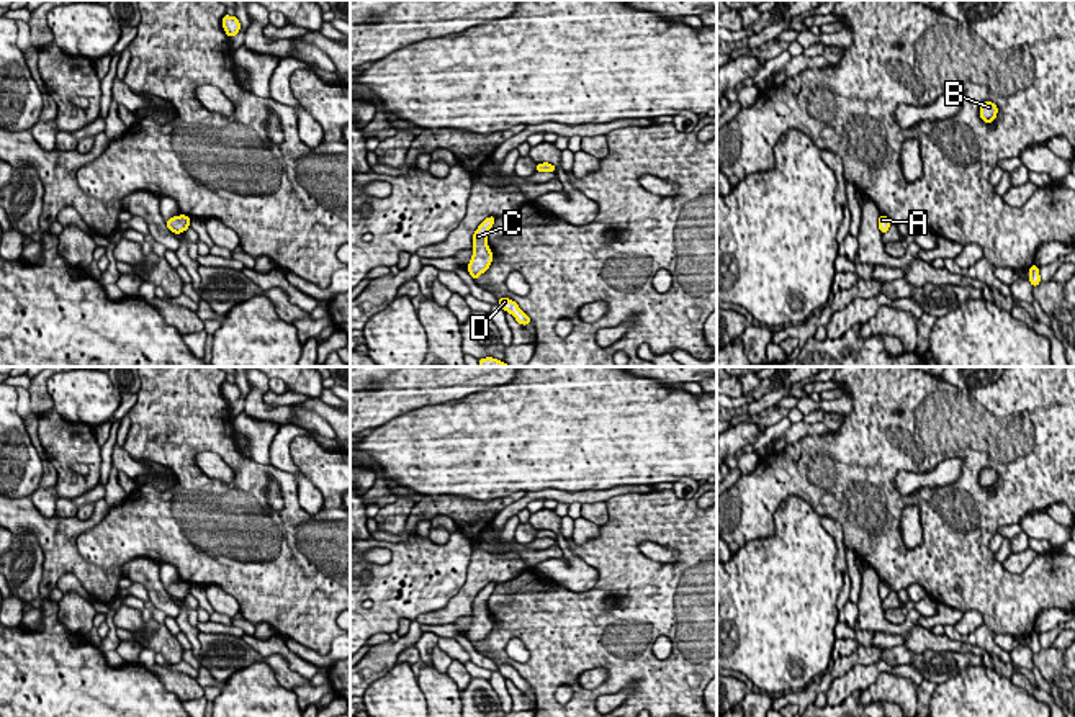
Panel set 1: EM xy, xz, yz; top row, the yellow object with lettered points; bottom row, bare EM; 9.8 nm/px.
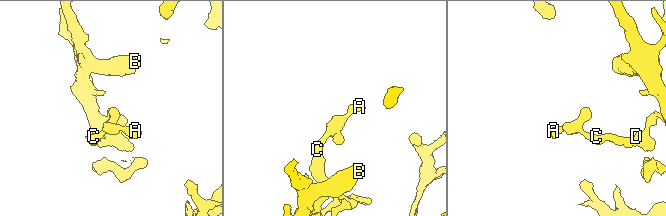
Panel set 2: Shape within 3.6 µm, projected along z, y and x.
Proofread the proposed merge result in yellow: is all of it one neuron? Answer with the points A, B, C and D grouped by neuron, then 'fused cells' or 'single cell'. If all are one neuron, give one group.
A B C D; single cell

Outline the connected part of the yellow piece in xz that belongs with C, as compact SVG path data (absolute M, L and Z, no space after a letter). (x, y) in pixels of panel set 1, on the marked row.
M496 216L486 218L473 234L473 255L468 264L468 273L476 280L493 264L493 252L488 246L488 232L493 228Z

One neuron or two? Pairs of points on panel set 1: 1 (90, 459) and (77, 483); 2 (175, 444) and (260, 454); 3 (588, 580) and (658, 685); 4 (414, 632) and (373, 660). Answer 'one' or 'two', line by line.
1: one
2: two
3: two
4: one

